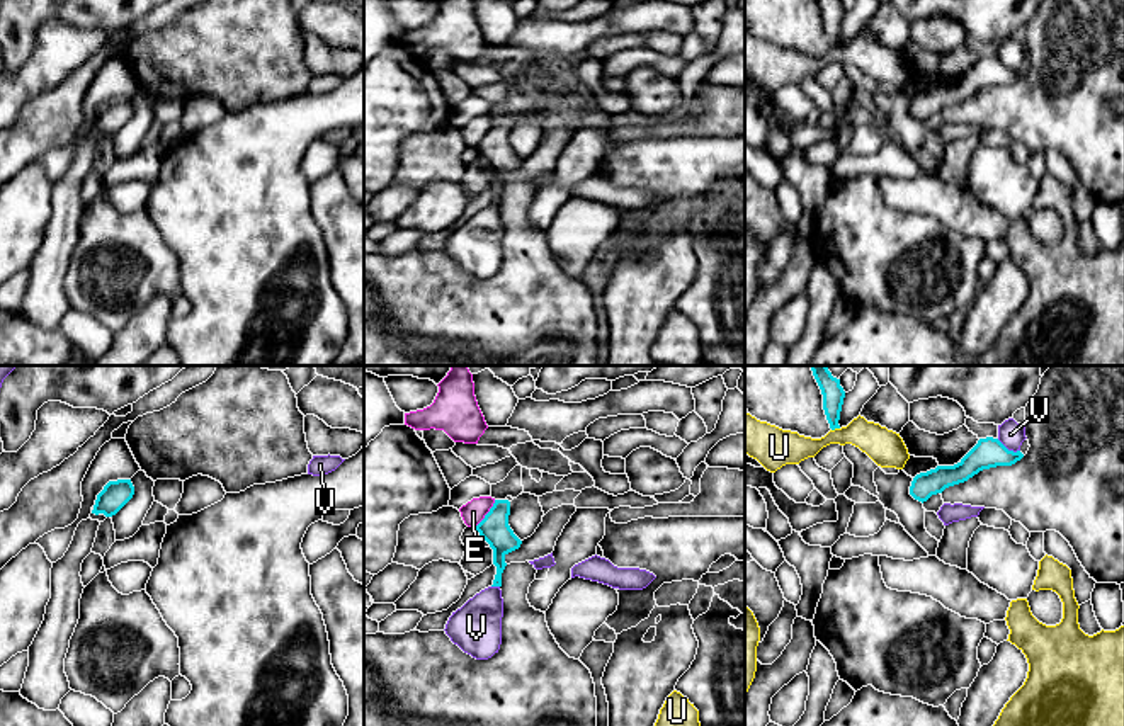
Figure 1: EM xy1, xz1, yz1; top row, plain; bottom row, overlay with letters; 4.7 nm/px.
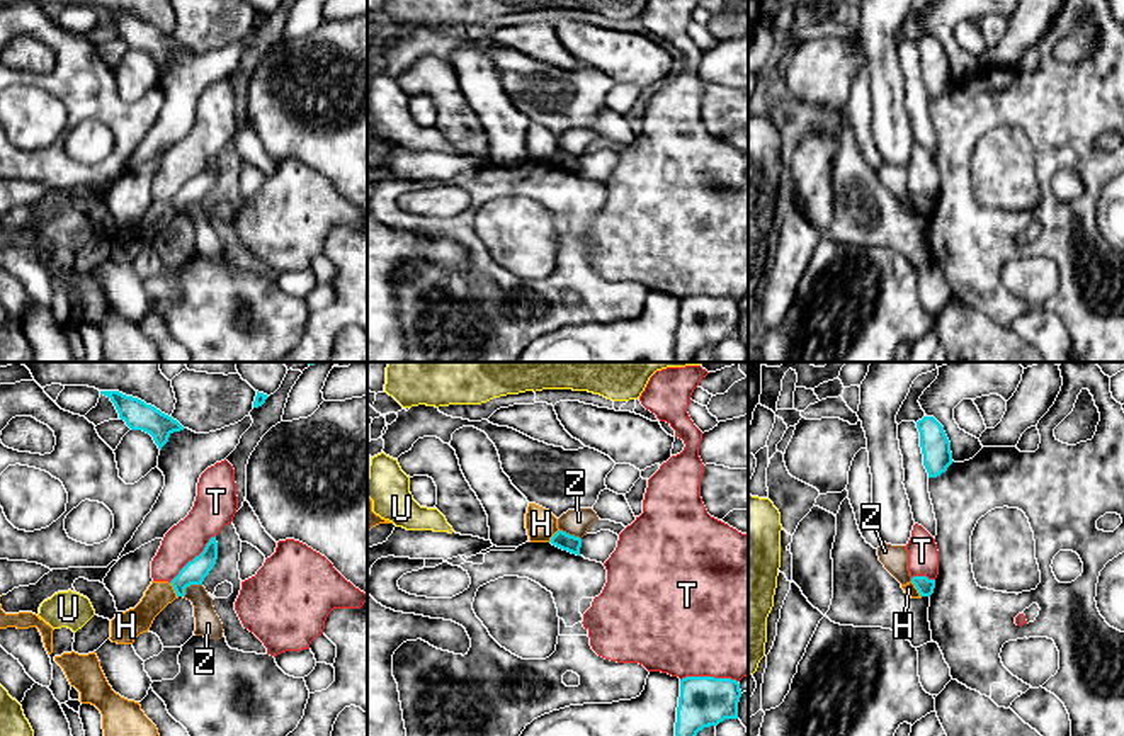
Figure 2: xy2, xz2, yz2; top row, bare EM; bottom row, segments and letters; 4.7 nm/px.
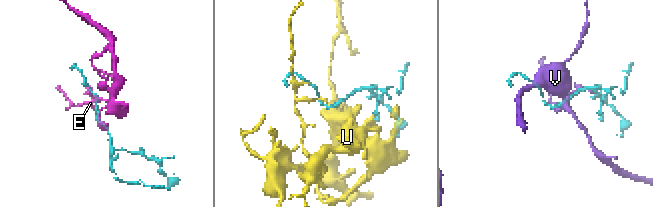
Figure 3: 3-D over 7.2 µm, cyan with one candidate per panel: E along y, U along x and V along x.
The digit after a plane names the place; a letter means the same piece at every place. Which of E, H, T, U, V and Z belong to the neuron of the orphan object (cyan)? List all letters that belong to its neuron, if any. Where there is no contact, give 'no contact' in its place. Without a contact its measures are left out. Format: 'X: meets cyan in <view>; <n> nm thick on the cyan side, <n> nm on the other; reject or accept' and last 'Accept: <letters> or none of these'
E: meets cyan in xz1; 140 nm thick on the cyan side, 110 nm on the other; reject
H: meets cyan in yz2; 80 nm thick on the cyan side, 50 nm on the other; reject
T: meets cyan in xz2; 240 nm thick on the cyan side, 500 nm on the other; reject
U: meets cyan in yz1; 100 nm thick on the cyan side, 170 nm on the other; reject
V: meets cyan in yz1; 140 nm thick on the cyan side, 120 nm on the other; reject
Z: meets cyan in xy2; 110 nm thick on the cyan side, 120 nm on the other; reject
Accept: none of these

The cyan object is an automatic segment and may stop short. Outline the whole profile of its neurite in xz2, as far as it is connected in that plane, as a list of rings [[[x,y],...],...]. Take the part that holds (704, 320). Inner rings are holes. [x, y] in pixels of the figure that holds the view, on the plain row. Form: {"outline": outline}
{"outline": [[[685,296],[680,299],[675,357],[692,362],[699,350],[738,338],[740,303],[731,297]]]}

